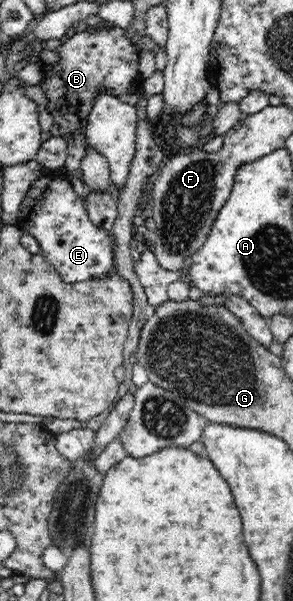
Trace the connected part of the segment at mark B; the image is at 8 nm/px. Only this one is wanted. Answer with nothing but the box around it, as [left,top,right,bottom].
[39,22,140,173]

